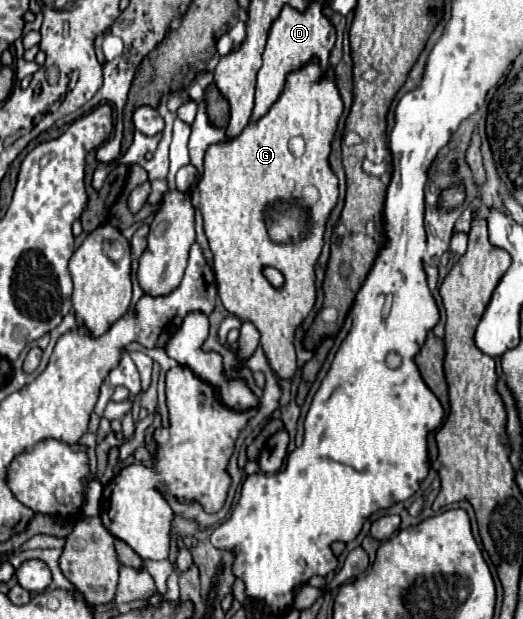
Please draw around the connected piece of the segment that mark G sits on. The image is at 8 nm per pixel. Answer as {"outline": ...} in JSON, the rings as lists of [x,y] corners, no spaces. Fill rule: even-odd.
{"outline":[[[308,61],[308,65],[300,65],[300,69],[294,69],[294,71],[288,75],[282,95],[278,97],[278,101],[270,107],[270,111],[268,111],[264,117],[260,117],[258,121],[250,123],[238,137],[234,137],[234,139],[224,139],[224,141],[220,141],[220,143],[212,143],[212,145],[206,149],[206,155],[204,155],[204,173],[202,173],[202,177],[200,177],[198,185],[196,185],[196,195],[194,195],[196,199],[194,199],[194,203],[196,203],[196,205],[200,207],[200,211],[202,211],[202,217],[204,217],[204,231],[206,231],[206,237],[208,237],[208,241],[210,241],[210,249],[212,249],[212,253],[214,253],[214,275],[216,275],[216,283],[218,283],[218,295],[220,295],[224,307],[228,309],[228,313],[236,315],[236,317],[242,319],[242,321],[252,321],[252,323],[256,325],[256,329],[258,329],[260,335],[262,335],[262,337],[260,337],[260,345],[262,345],[262,349],[264,349],[264,353],[266,353],[266,357],[268,357],[272,369],[274,369],[274,371],[278,373],[278,377],[282,377],[282,379],[288,379],[288,377],[292,377],[292,375],[296,373],[294,333],[296,333],[296,329],[300,327],[300,323],[308,317],[308,313],[310,313],[312,307],[314,307],[314,301],[316,301],[314,265],[316,265],[316,261],[318,261],[318,257],[320,257],[322,247],[324,247],[324,229],[326,229],[326,221],[328,221],[328,217],[330,217],[330,213],[332,213],[332,209],[334,209],[334,205],[336,205],[336,201],[338,201],[338,177],[334,175],[328,157],[330,157],[330,143],[332,143],[332,137],[334,137],[334,133],[336,133],[336,125],[338,125],[340,115],[342,115],[342,101],[340,101],[340,93],[338,93],[338,89],[336,89],[336,75],[334,75],[334,69],[328,67],[326,71],[322,71],[320,65],[316,65],[316,61]],[[294,135],[300,135],[300,137],[304,139],[304,143],[306,143],[306,151],[304,151],[300,157],[294,157],[294,155],[288,151],[288,141],[290,141]],[[304,189],[316,191],[316,197],[314,197],[314,199],[304,199]],[[272,225],[284,225],[284,241],[282,241],[282,243],[272,243],[272,241],[268,239],[268,229],[270,229]],[[264,265],[272,265],[272,267],[276,267],[276,269],[280,269],[280,271],[284,273],[286,283],[284,283],[282,291],[274,289],[274,287],[268,283],[268,279],[262,275],[260,269],[262,269]]]}

